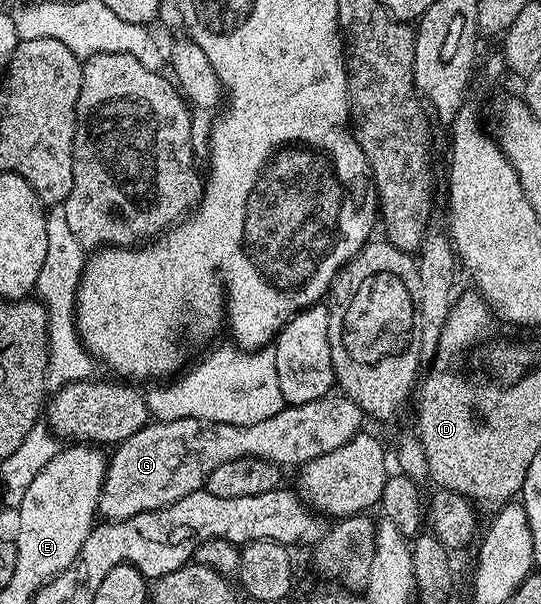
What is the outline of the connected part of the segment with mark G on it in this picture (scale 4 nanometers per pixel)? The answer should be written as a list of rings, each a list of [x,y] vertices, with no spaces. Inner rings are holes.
[[[343,395],[288,405],[278,415],[249,425],[202,419],[153,420],[111,450],[101,488],[99,516],[121,521],[166,507],[205,488],[209,475],[231,461],[257,457],[268,465],[305,465],[310,459],[318,459],[318,455],[326,455],[326,451],[334,451],[334,447],[342,447],[342,443],[361,432],[363,421],[366,421],[365,413]]]

